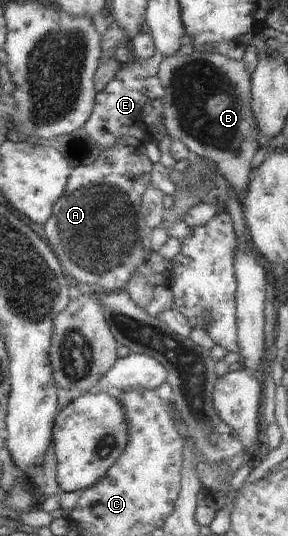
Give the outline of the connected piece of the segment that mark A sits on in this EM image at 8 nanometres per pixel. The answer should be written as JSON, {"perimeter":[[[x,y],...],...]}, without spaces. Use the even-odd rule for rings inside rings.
{"perimeter":[[[134,137],[119,139],[119,142],[116,143],[114,147],[110,147],[110,149],[102,149],[94,163],[74,168],[68,179],[66,189],[64,189],[64,195],[62,195],[60,199],[56,201],[56,204],[52,209],[52,215],[50,215],[50,219],[48,219],[44,225],[44,235],[46,235],[45,242],[51,248],[51,251],[56,259],[58,259],[58,263],[60,263],[62,272],[65,276],[70,276],[70,278],[79,283],[85,283],[86,290],[92,291],[101,289],[102,291],[108,293],[124,289],[126,283],[128,283],[130,279],[134,277],[134,275],[136,275],[136,277],[138,277],[138,275],[140,275],[140,277],[144,275],[144,279],[148,279],[148,283],[150,283],[152,287],[167,284],[168,279],[172,277],[172,267],[174,267],[174,261],[170,261],[170,259],[164,259],[164,257],[162,257],[162,255],[158,255],[157,252],[146,250],[142,244],[144,237],[148,237],[148,235],[151,236],[151,229],[145,223],[142,210],[142,201],[144,191],[146,191],[147,188],[151,185],[152,169],[153,164],[147,157],[146,147]]]}

